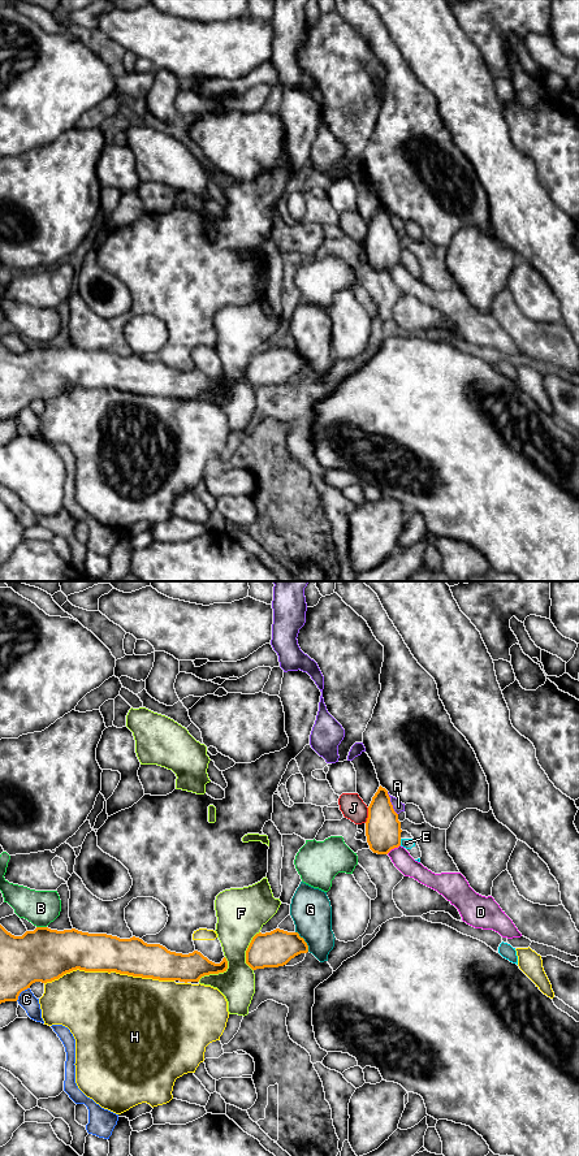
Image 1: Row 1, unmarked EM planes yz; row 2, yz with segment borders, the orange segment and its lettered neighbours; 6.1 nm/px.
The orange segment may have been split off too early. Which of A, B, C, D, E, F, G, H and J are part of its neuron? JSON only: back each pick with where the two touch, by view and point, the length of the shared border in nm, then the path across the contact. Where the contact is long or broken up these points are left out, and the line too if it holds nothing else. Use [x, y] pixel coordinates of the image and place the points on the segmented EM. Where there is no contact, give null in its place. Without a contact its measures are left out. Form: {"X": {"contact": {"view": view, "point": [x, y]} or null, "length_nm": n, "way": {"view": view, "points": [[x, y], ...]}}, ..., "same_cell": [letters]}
{"same_cell": []}

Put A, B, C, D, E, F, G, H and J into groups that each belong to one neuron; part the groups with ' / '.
A / B / C / D / E / F / G / H / J

